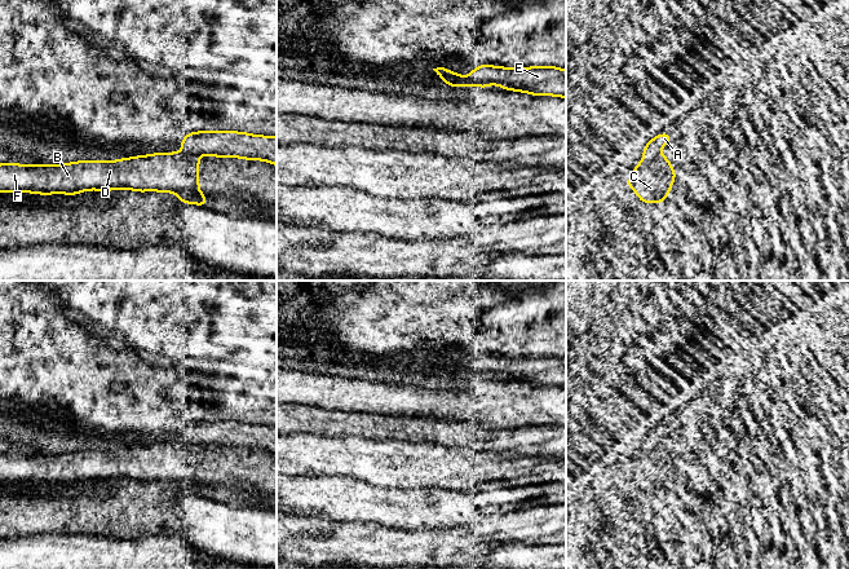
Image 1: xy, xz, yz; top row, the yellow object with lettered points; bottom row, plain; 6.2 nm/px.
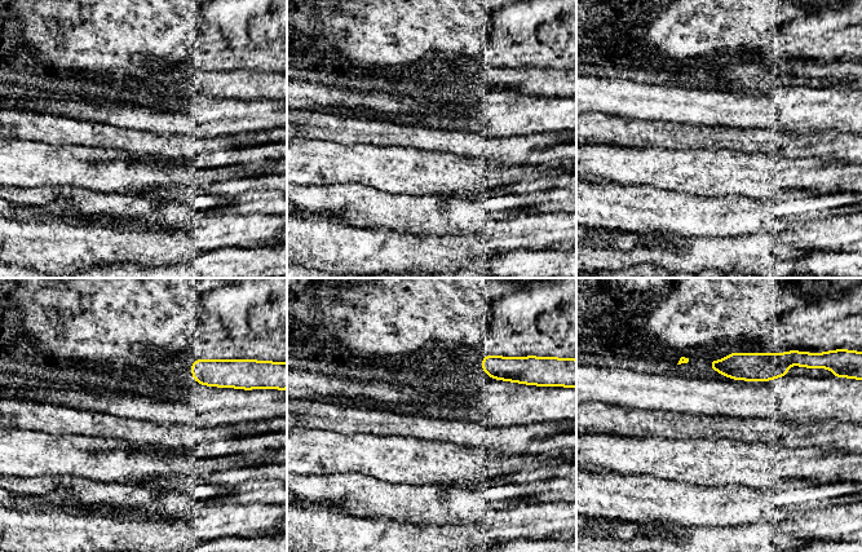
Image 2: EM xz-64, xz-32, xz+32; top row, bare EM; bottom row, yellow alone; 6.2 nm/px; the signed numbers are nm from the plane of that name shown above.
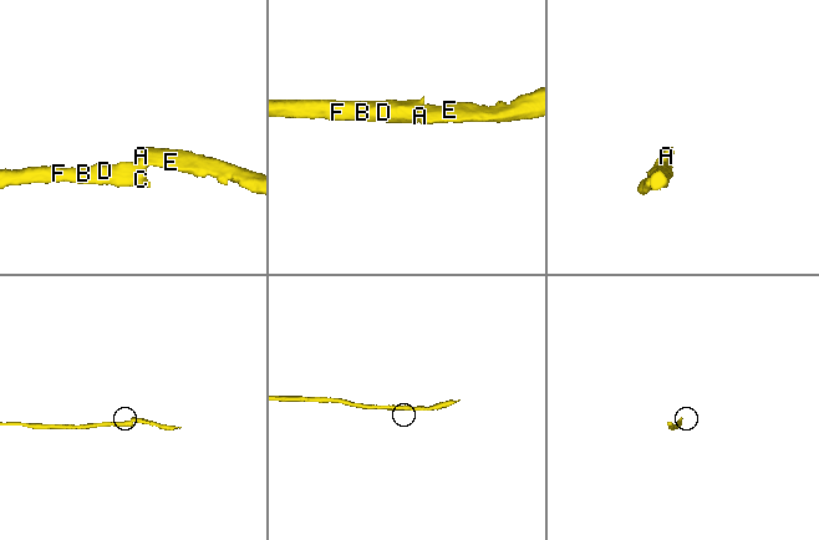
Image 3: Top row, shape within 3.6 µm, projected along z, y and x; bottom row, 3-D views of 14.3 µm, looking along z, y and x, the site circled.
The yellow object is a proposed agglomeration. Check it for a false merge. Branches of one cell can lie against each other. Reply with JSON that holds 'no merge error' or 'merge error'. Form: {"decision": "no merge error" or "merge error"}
{"decision": "no merge error"}

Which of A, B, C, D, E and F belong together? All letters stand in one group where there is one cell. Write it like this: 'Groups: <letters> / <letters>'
Groups: A B C D E F

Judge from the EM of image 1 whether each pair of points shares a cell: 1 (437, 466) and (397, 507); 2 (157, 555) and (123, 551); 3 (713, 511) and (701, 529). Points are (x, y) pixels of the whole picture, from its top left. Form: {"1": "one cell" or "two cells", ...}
{"1": "two cells", "2": "one cell", "3": "two cells"}

